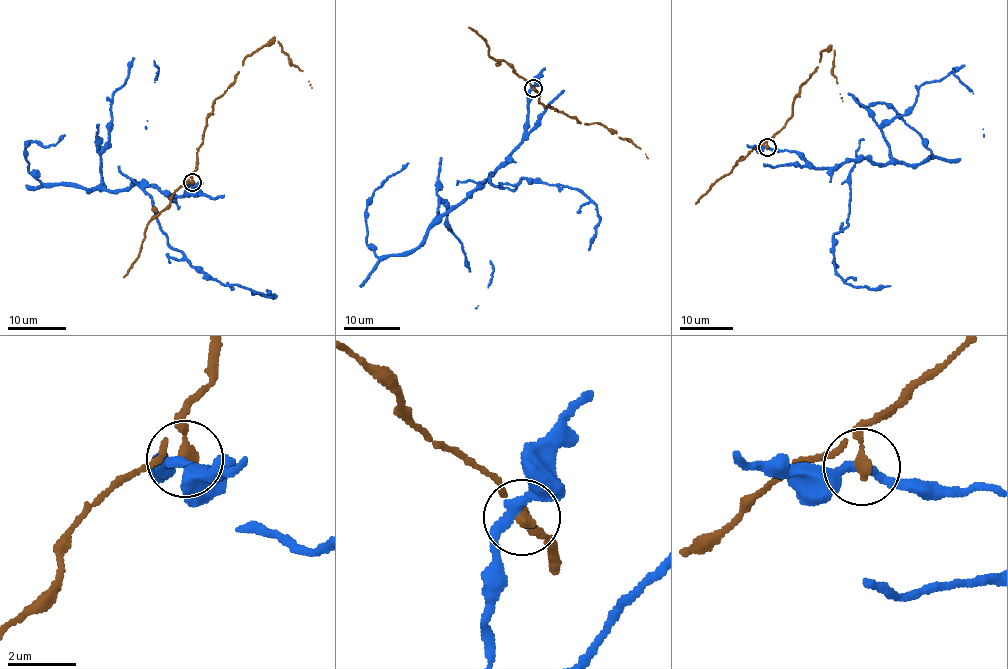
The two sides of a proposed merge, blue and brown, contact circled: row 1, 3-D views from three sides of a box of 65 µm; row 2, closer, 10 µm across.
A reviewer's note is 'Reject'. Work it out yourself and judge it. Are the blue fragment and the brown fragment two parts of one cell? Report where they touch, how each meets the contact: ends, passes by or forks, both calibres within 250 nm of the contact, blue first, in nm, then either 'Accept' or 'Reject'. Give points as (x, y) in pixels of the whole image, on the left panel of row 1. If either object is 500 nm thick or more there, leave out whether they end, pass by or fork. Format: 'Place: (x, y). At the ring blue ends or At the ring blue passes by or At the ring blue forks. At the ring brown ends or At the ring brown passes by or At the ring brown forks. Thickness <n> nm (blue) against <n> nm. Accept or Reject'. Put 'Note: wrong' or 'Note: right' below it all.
Place: (192, 182). At the ring blue passes by. At the ring brown passes by. Thickness 280 nm (blue) against 240 nm. Reject
Note: right

